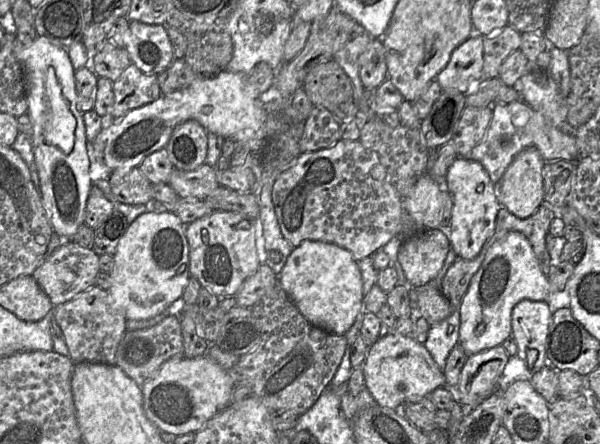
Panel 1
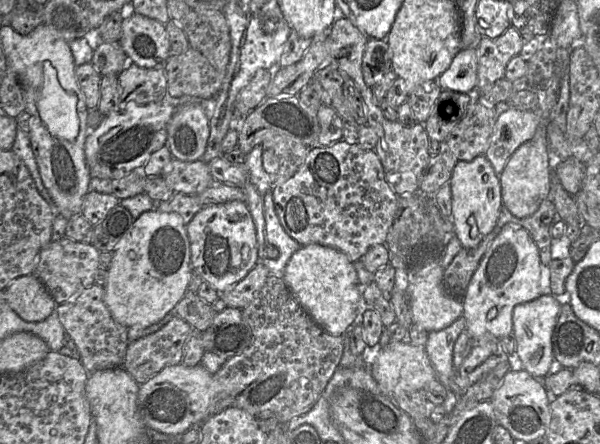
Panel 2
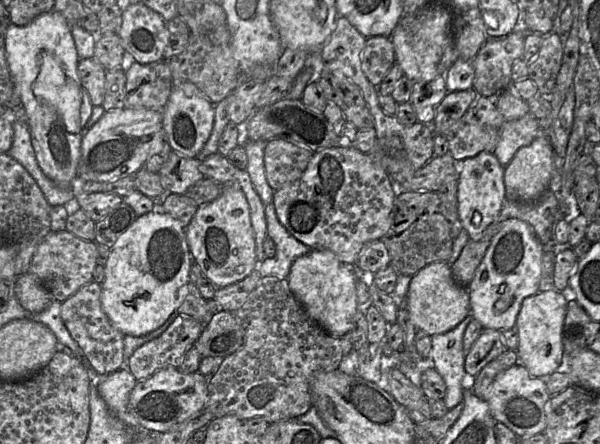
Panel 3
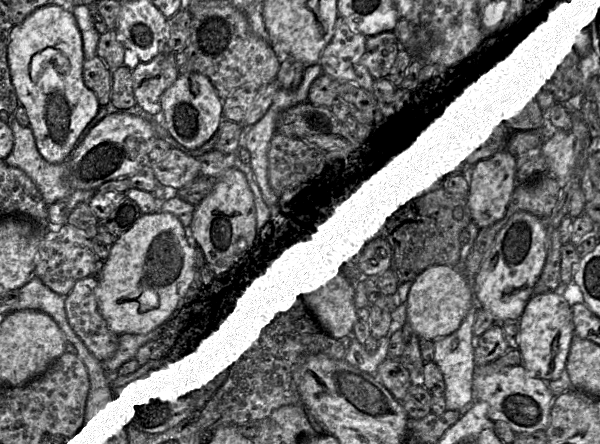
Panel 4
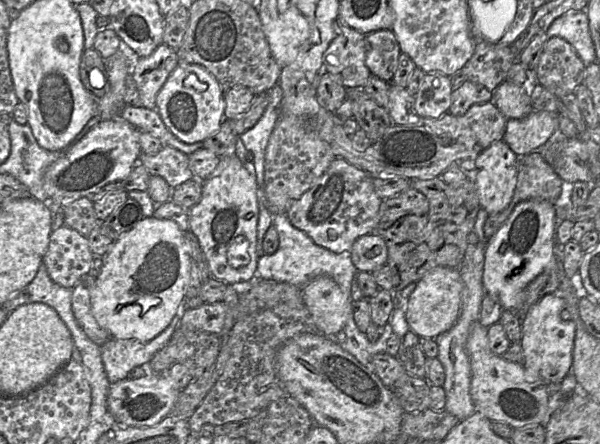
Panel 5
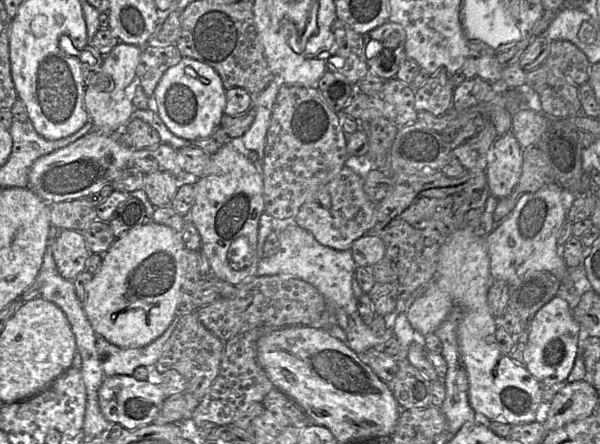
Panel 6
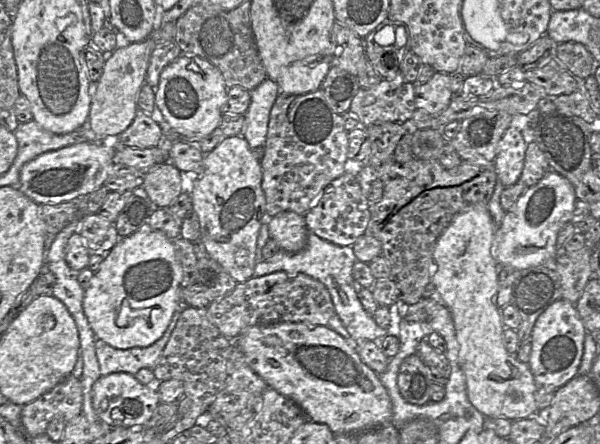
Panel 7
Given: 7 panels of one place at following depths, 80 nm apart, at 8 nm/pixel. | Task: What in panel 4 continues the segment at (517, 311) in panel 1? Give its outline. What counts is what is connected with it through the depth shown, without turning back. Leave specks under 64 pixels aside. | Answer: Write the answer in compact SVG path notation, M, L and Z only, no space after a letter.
M554 292L532 295L518 320L522 365L534 378L550 381L561 377L566 368L574 325L571 306Z

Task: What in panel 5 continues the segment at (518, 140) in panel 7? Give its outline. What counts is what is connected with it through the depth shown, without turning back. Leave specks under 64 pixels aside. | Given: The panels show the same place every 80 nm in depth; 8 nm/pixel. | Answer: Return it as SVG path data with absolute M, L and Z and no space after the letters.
M503 139L493 142L477 157L477 196L489 215L500 213L509 205L517 184L518 159Z

